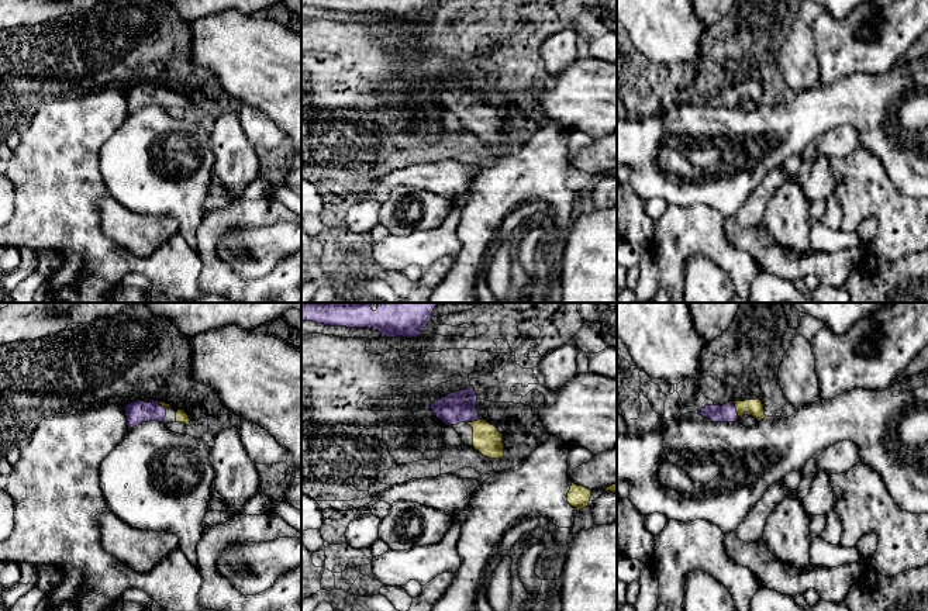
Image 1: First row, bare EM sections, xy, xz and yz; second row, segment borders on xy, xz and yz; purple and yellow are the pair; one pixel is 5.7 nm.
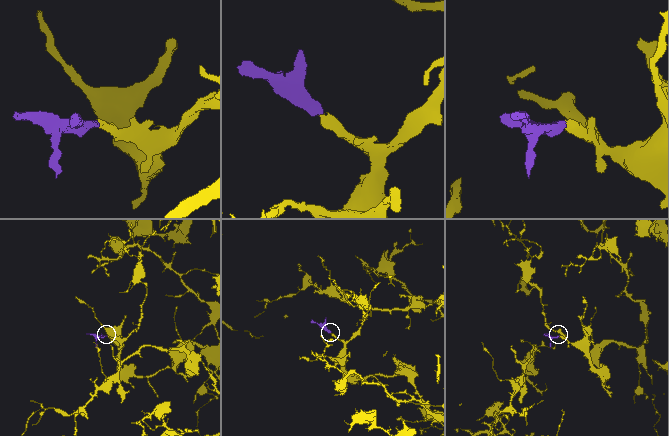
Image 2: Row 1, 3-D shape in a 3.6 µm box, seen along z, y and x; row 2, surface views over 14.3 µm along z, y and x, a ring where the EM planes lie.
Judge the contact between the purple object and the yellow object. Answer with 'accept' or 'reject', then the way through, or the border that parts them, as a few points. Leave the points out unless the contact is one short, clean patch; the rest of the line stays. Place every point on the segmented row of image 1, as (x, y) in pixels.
accept; runs through yz (727, 413), (735, 408), (754, 407)

